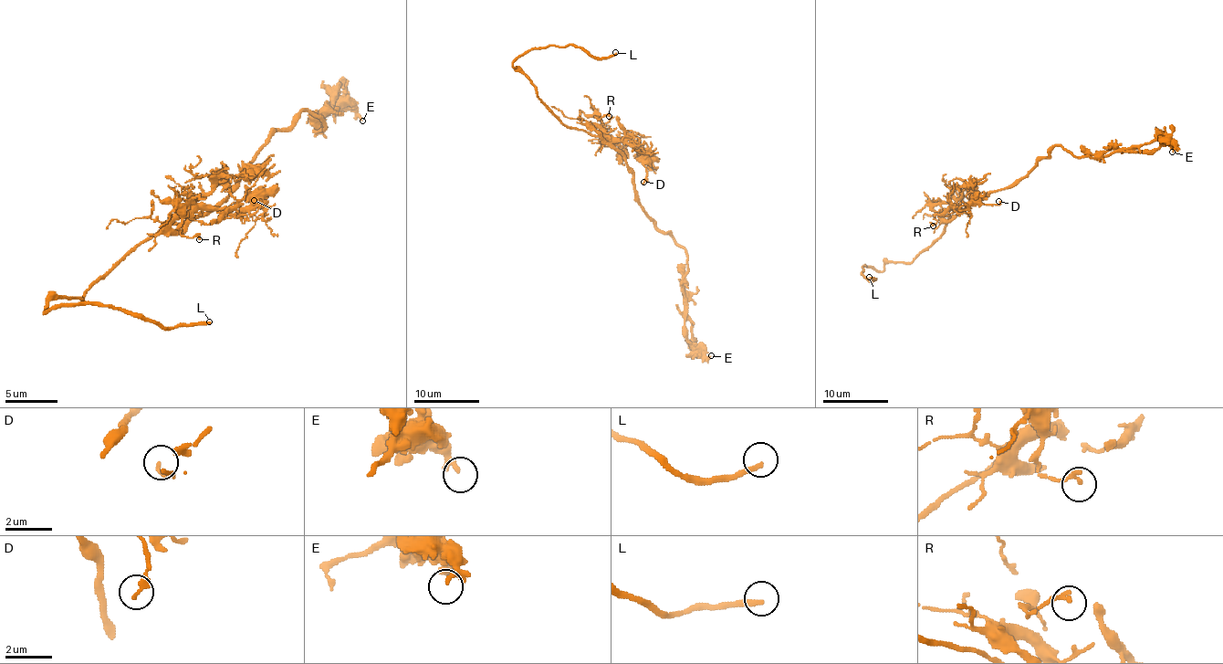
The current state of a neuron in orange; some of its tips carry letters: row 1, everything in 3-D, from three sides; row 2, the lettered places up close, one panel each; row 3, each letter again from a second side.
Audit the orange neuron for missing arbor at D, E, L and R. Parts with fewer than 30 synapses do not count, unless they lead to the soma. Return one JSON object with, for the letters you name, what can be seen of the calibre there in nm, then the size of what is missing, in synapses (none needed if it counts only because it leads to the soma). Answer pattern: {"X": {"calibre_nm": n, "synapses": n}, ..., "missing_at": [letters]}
{"L": {"calibre_nm": 220}, "missing_at": ["L"]}

